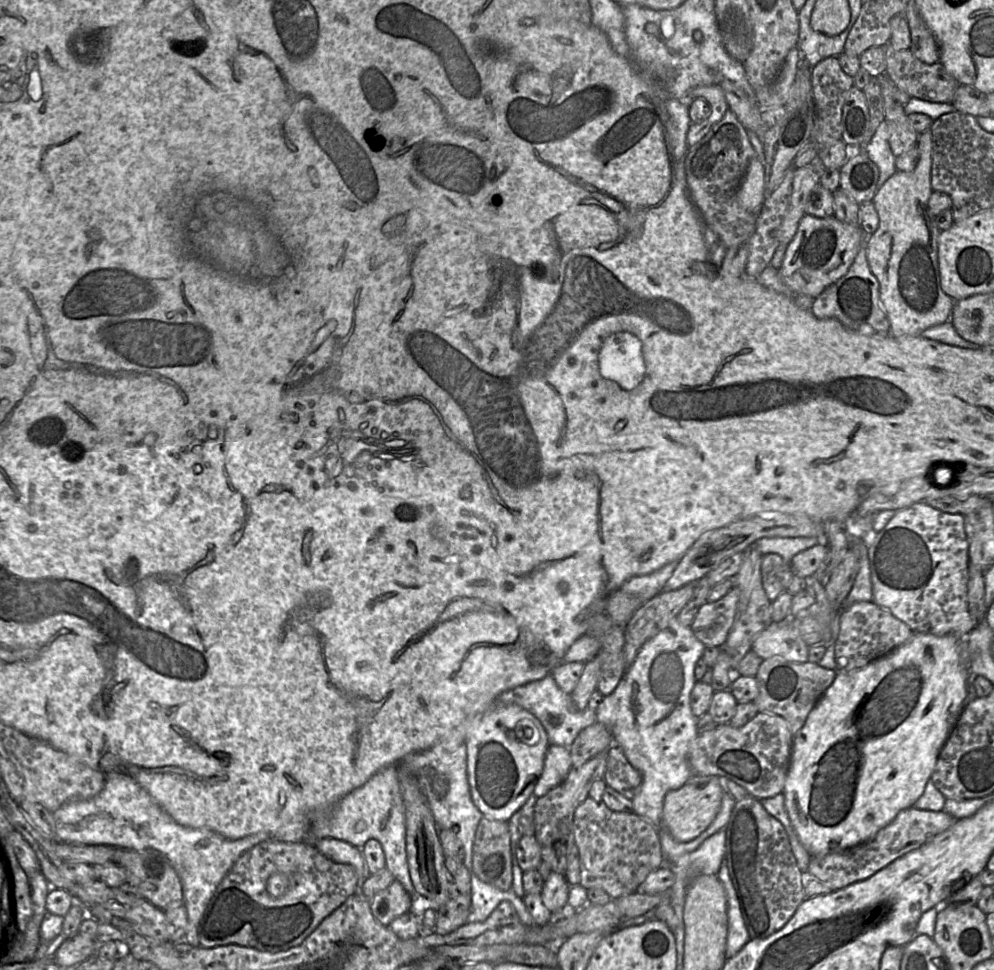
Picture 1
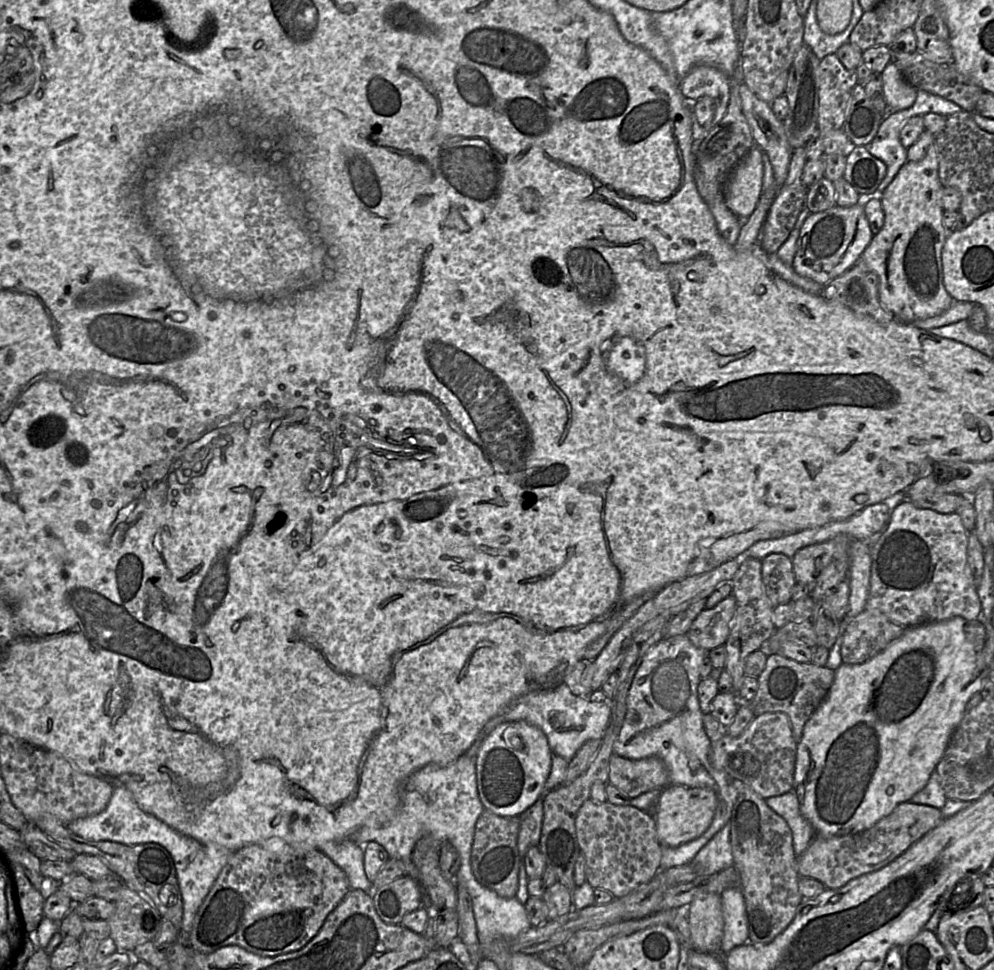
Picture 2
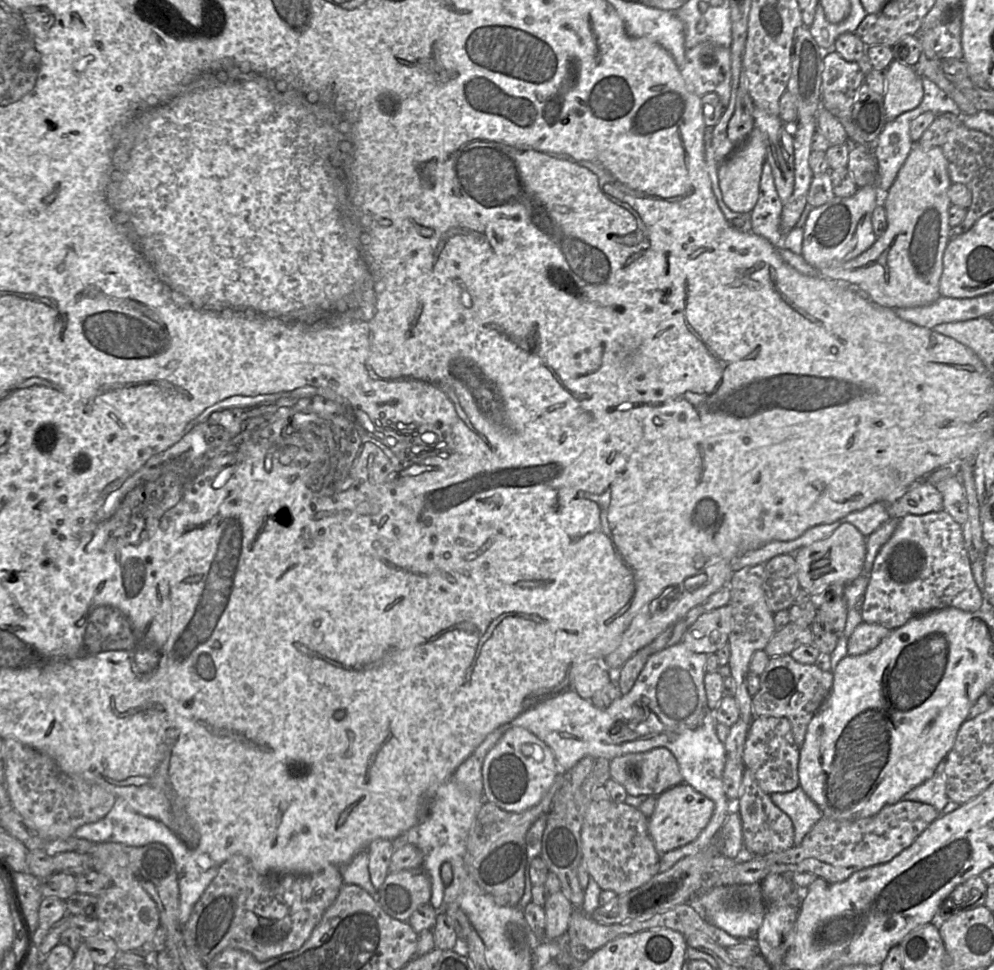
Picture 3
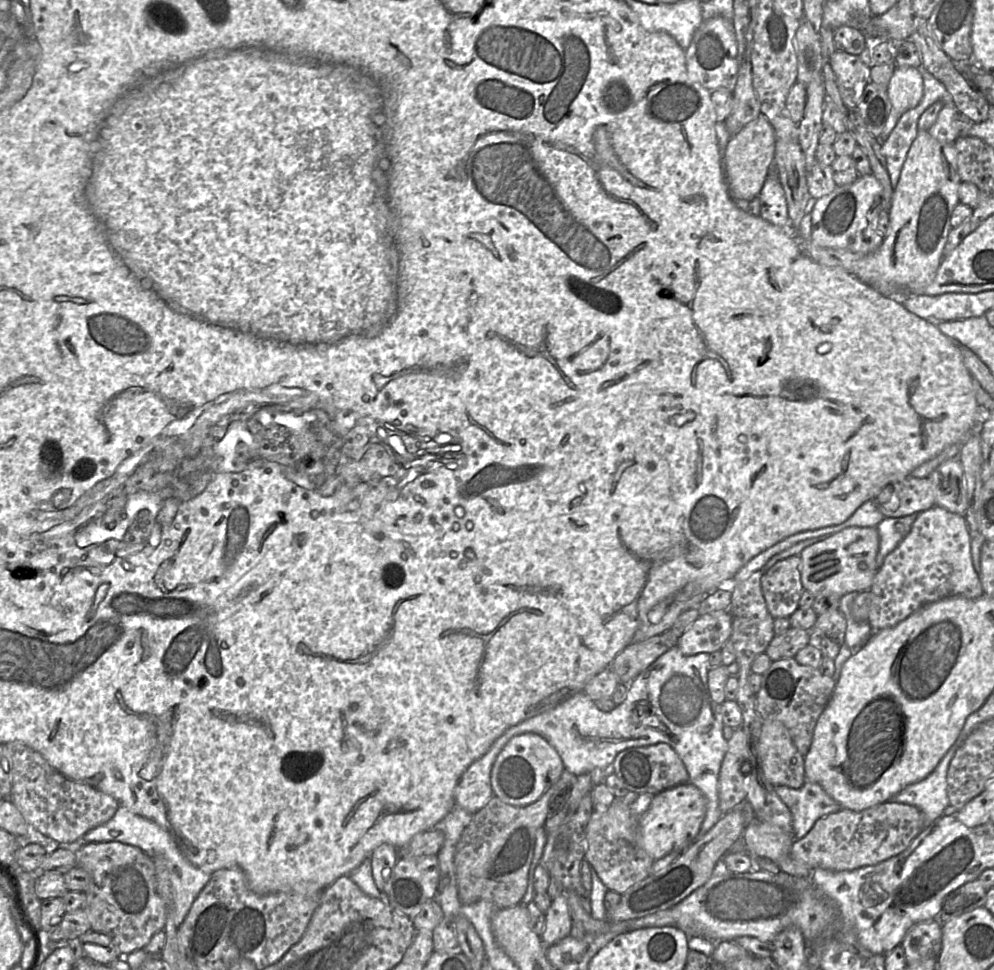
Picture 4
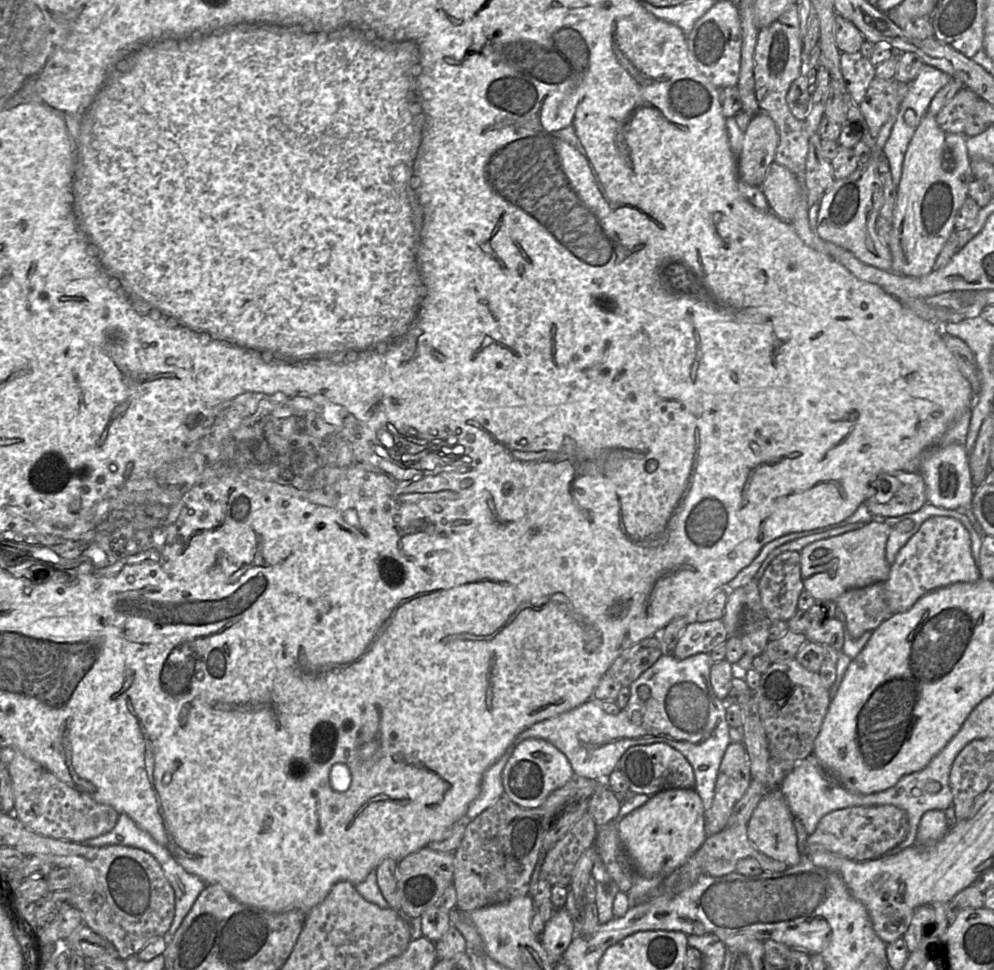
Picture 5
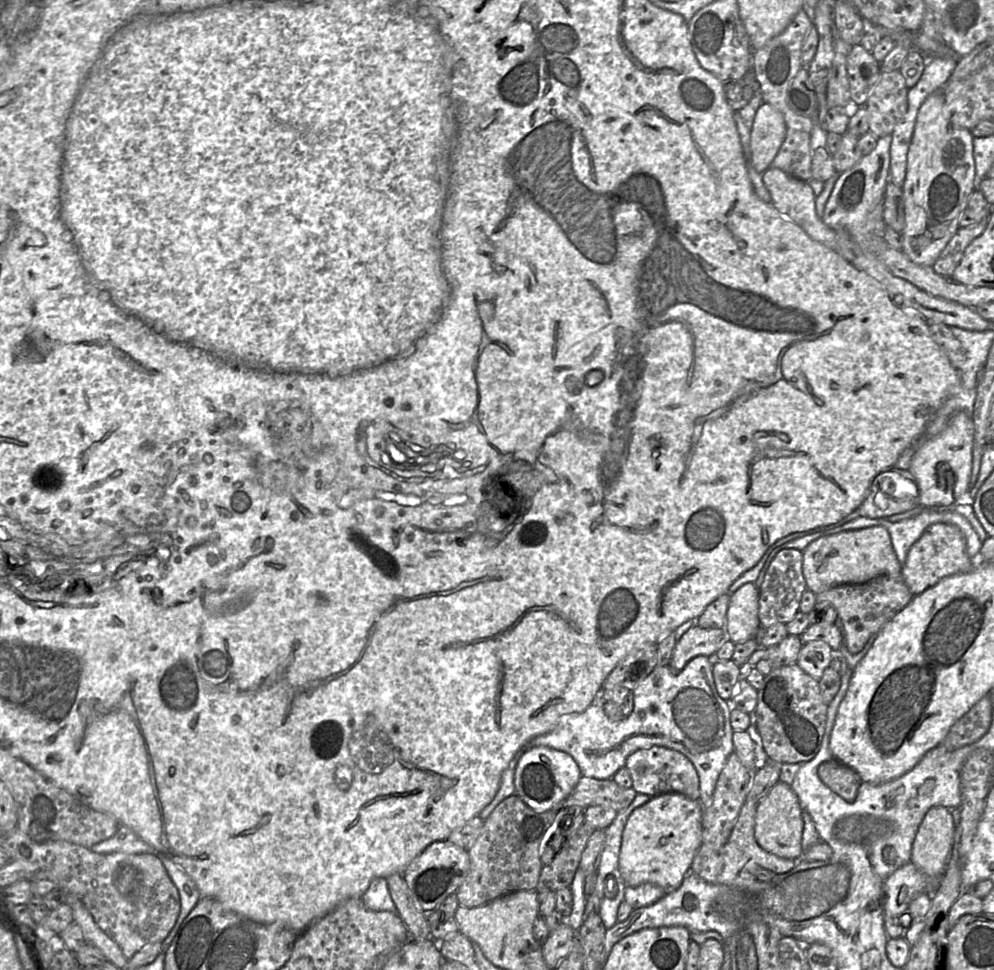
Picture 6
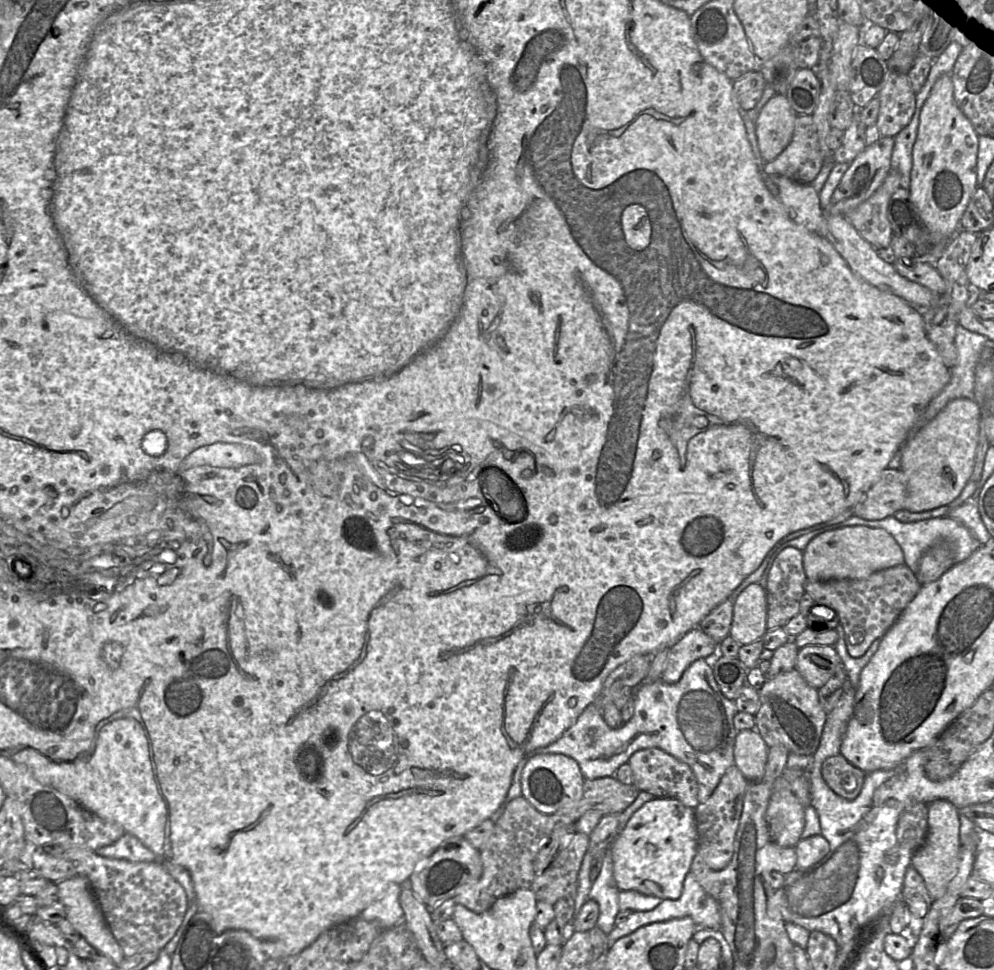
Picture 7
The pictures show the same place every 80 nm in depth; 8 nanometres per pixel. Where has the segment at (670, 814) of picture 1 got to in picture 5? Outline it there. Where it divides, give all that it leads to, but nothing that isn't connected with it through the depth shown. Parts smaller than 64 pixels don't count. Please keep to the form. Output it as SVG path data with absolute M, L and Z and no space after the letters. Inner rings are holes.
M670 789L651 796L650 800L628 814L618 824L618 833L633 868L639 875L668 875L683 865L703 845L708 835L705 830L706 811L695 789Z

